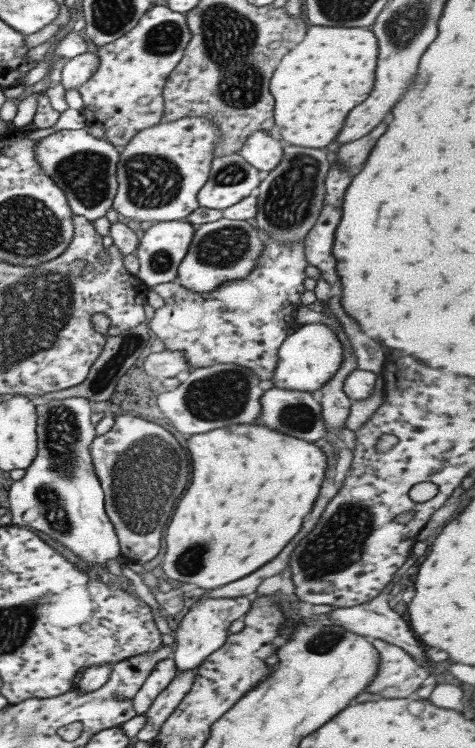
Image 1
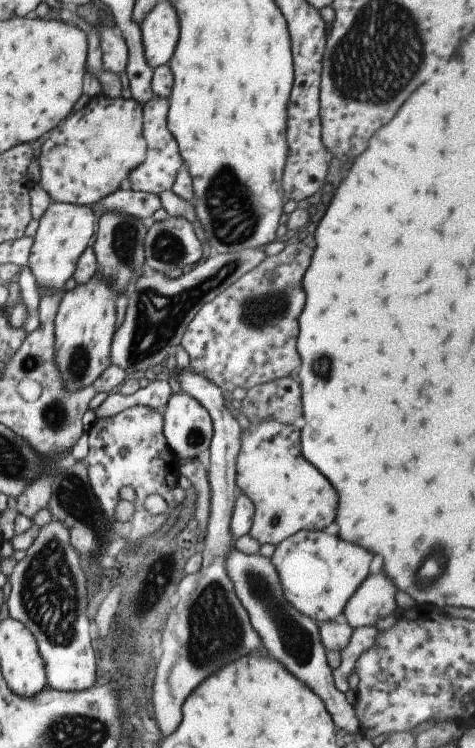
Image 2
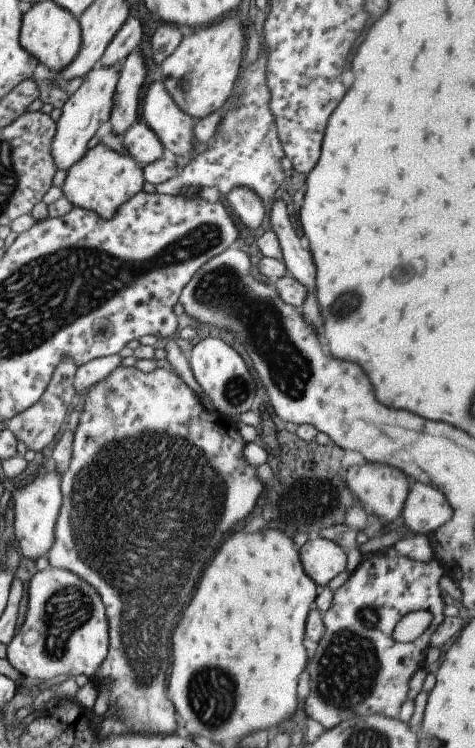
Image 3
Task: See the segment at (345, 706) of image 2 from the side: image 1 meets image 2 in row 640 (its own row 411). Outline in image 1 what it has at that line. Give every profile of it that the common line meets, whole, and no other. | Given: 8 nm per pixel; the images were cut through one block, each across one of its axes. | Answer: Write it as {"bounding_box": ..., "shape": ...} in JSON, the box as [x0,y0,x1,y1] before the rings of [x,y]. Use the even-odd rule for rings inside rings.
{"bounding_box":[257,385,326,443],"shape":[[[265,385],[263,394],[259,397],[260,413],[257,423],[271,426],[279,432],[291,434],[295,438],[313,443],[326,433],[324,422],[320,415],[321,407],[312,397],[311,393],[300,390],[287,390]]]}

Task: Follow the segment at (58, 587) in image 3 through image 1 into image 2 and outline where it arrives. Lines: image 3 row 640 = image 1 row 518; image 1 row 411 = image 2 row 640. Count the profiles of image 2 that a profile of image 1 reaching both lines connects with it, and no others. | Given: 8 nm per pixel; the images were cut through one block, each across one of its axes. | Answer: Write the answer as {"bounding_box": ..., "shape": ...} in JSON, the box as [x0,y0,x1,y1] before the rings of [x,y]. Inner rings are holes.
{"bounding_box":[6,519,95,692],"shape":[[[52,519],[49,524],[39,529],[33,544],[27,548],[25,556],[15,564],[6,578],[10,593],[7,596],[9,618],[17,619],[31,632],[43,659],[46,686],[53,690],[77,692],[91,688],[95,684],[95,656],[89,638],[88,588],[85,576],[79,568],[79,556],[69,544],[69,530]]]}

